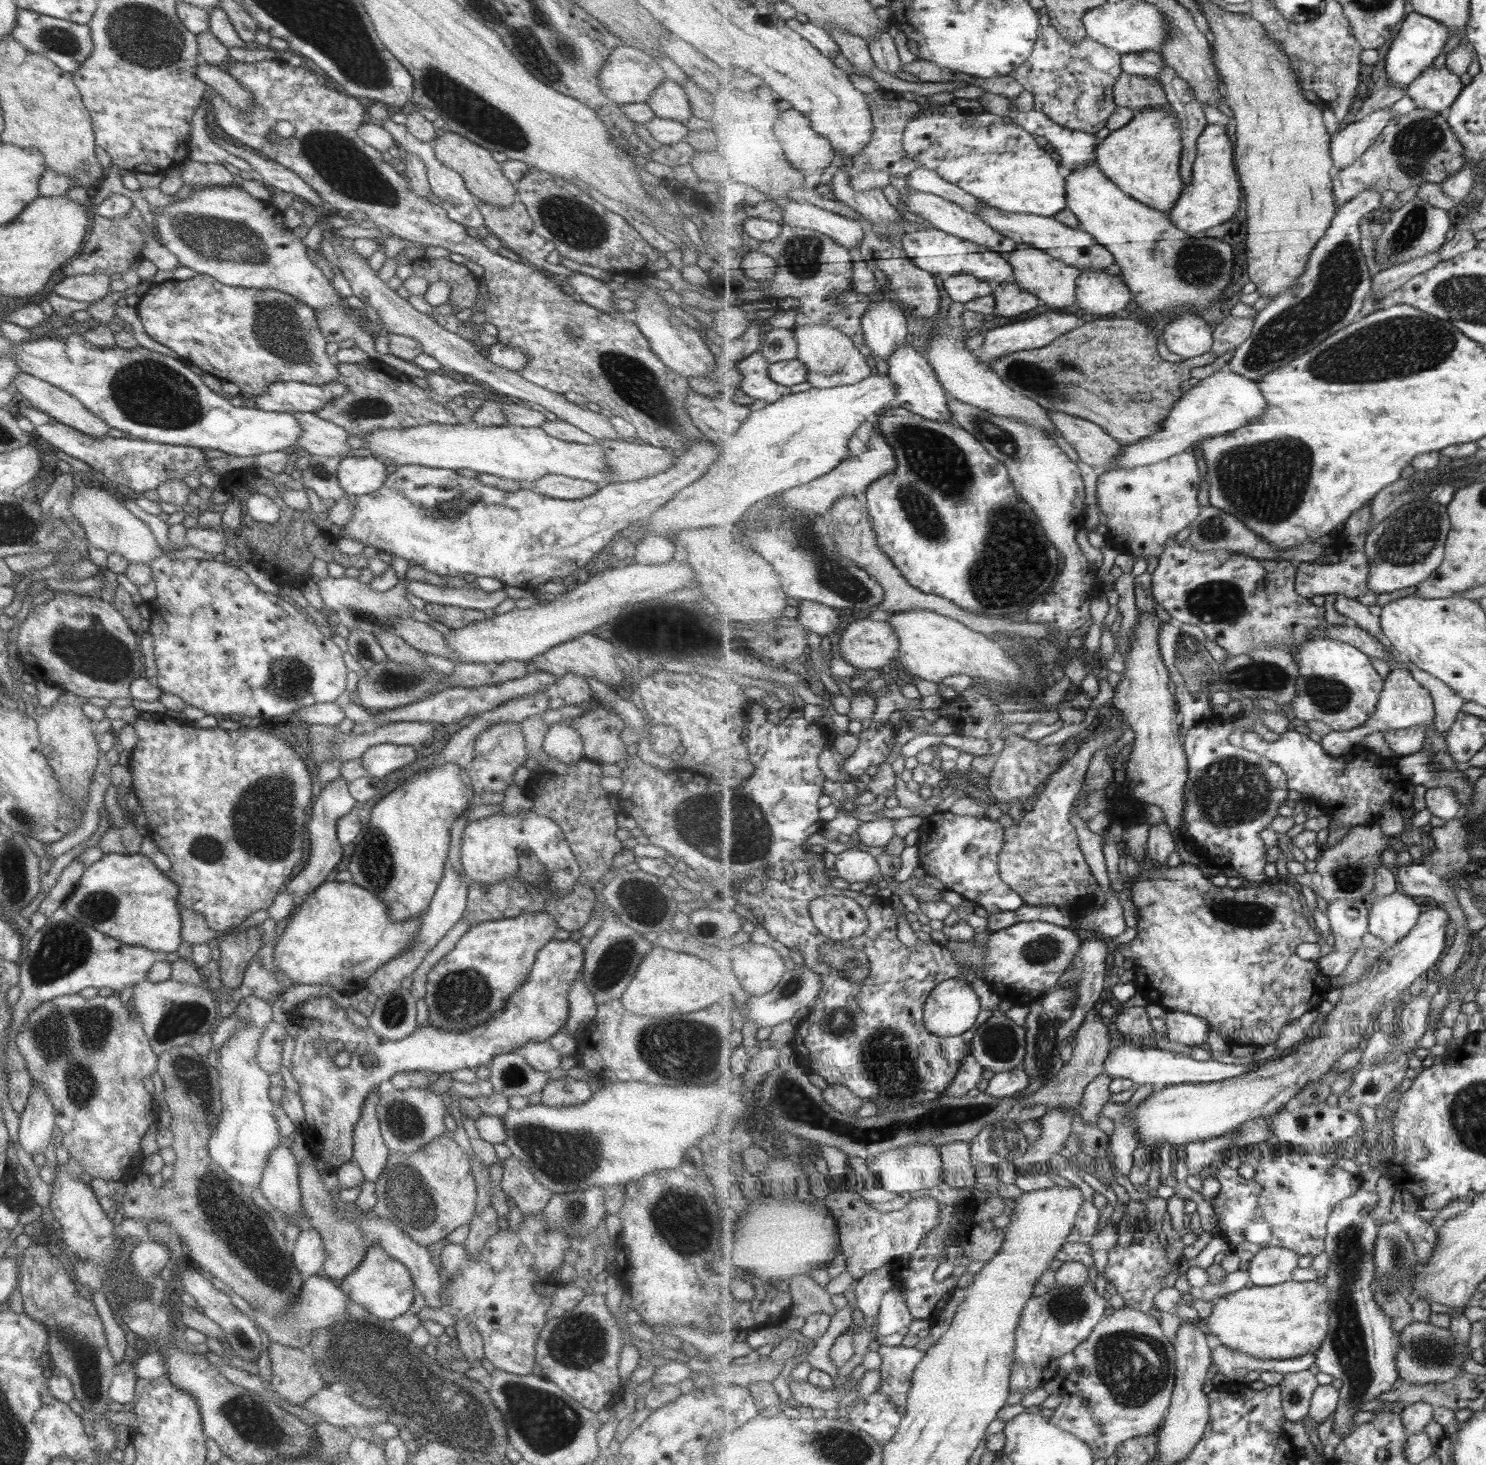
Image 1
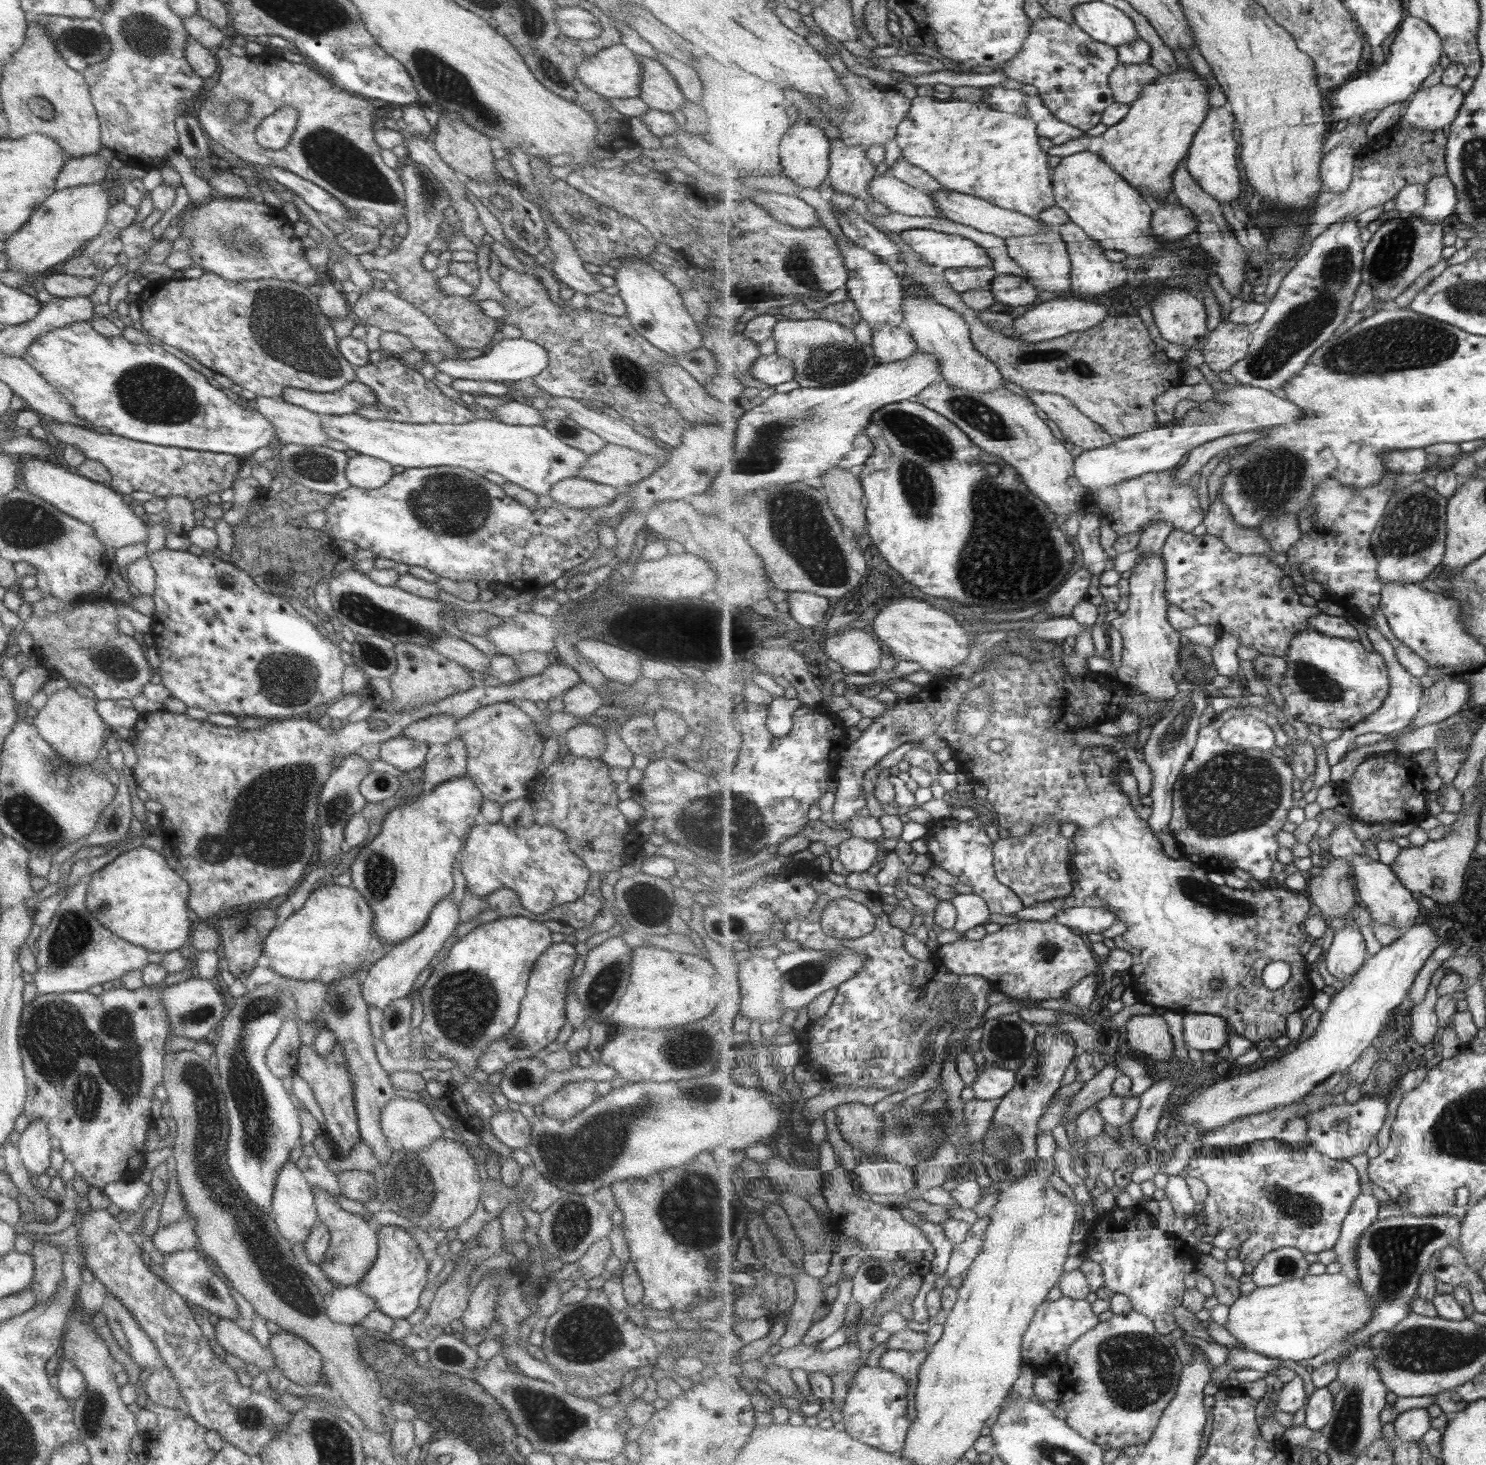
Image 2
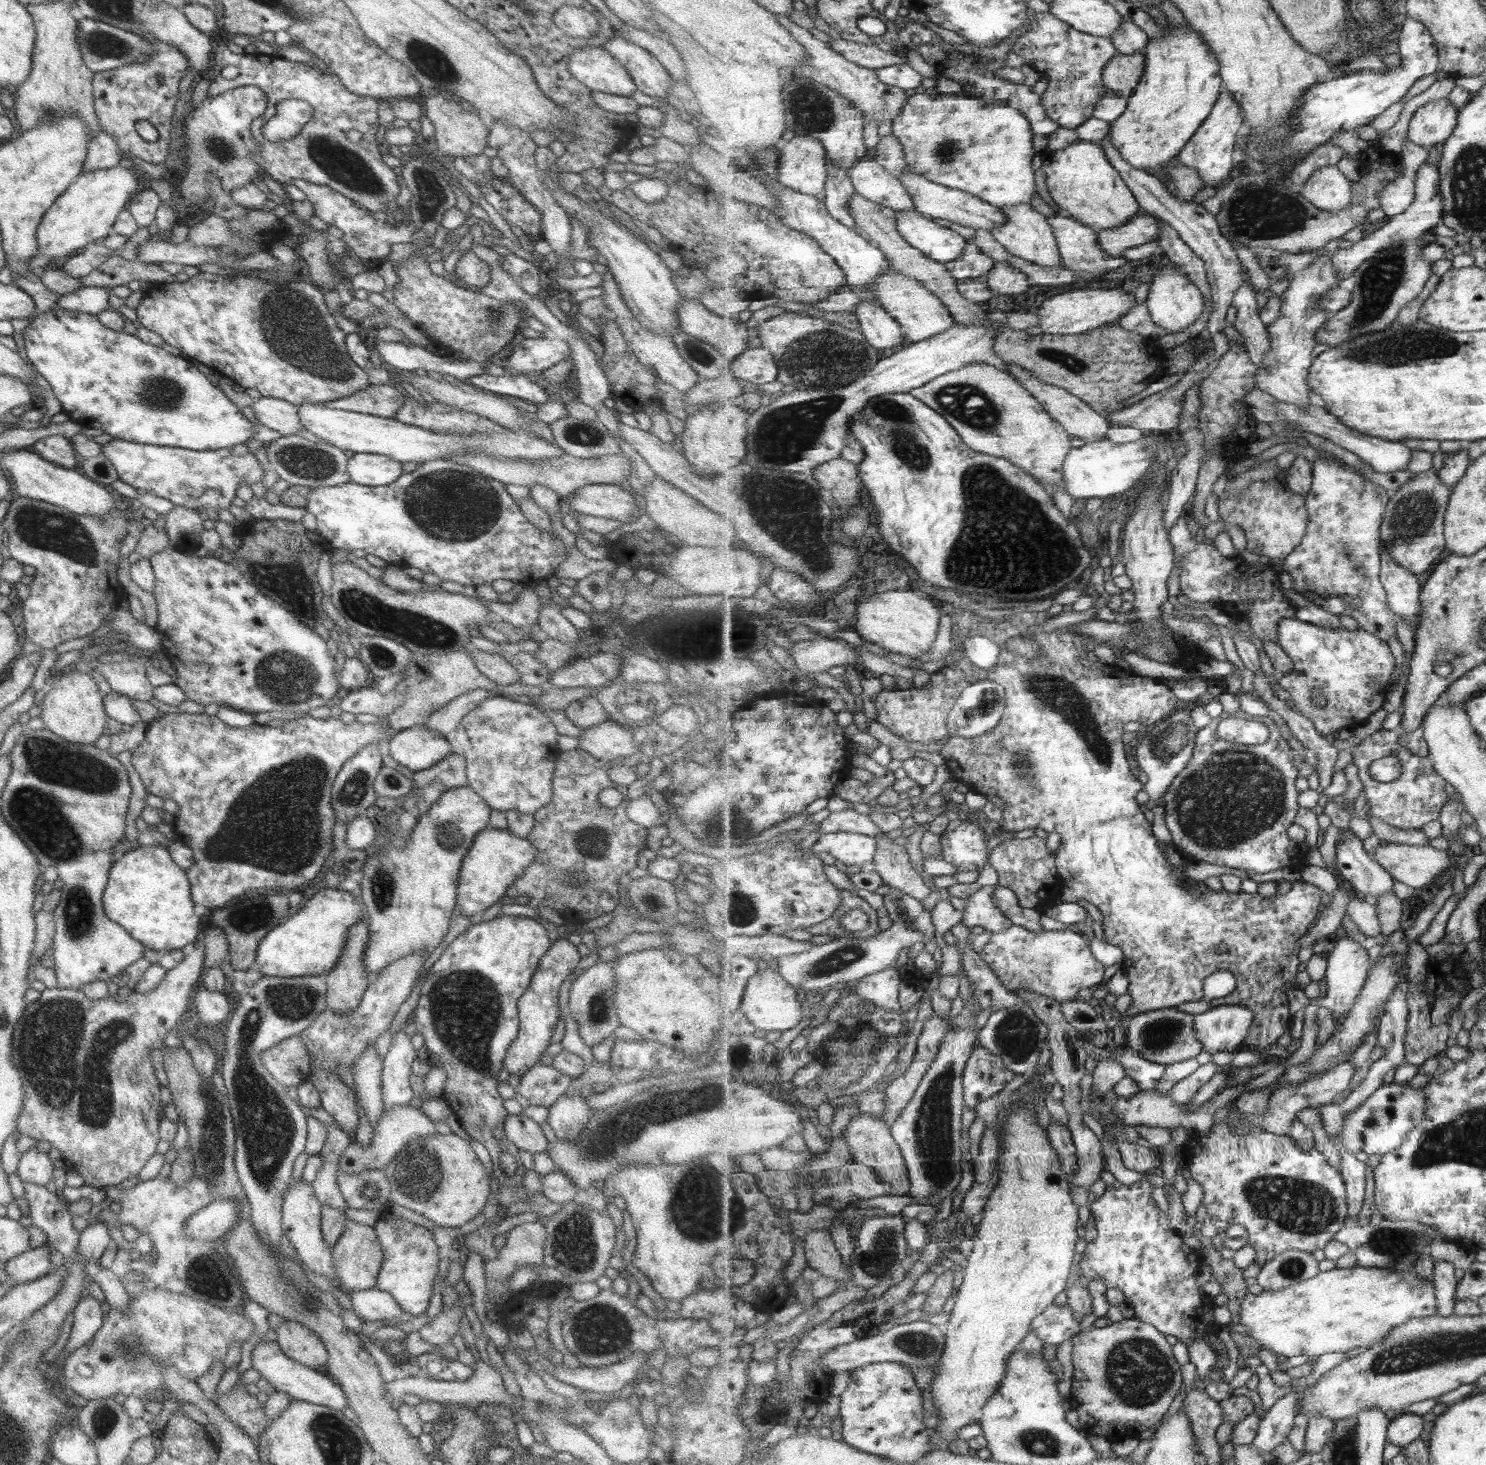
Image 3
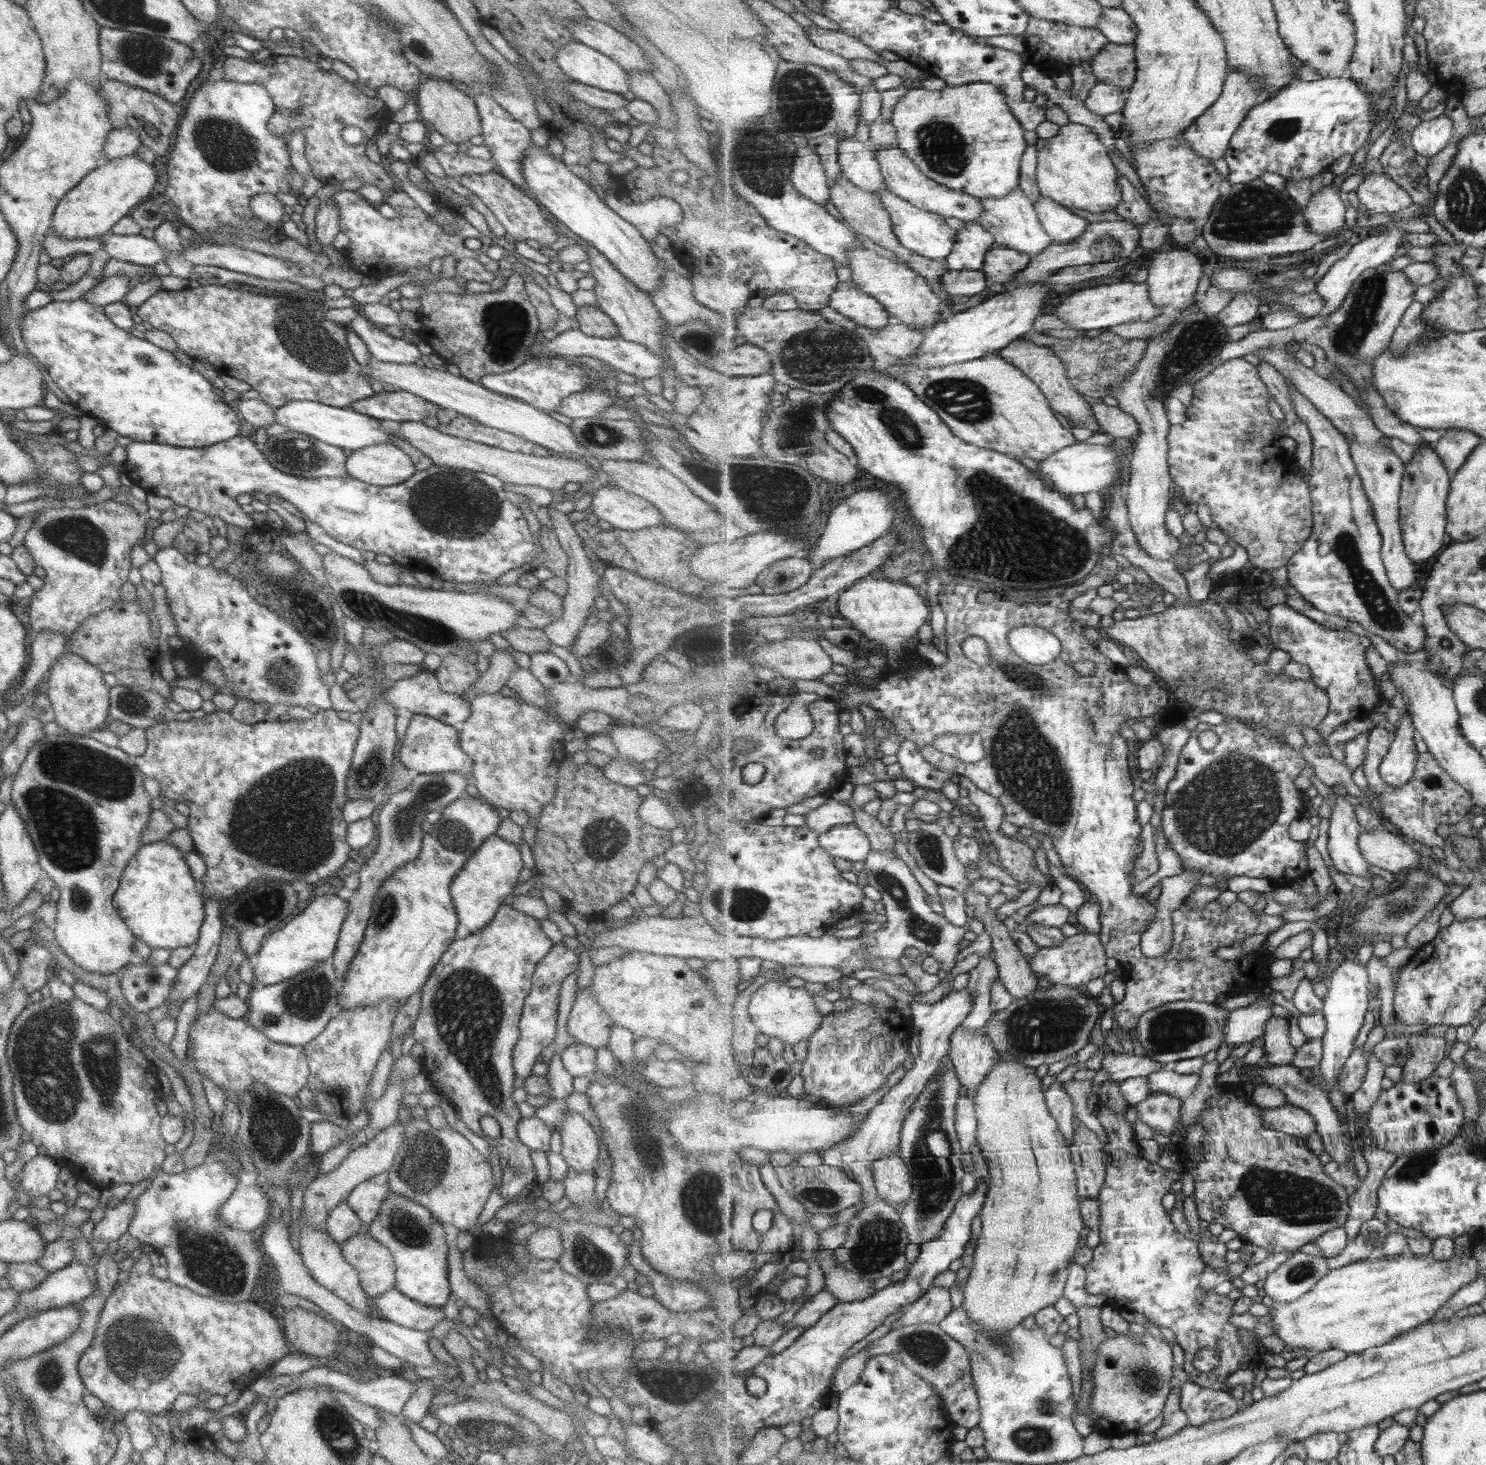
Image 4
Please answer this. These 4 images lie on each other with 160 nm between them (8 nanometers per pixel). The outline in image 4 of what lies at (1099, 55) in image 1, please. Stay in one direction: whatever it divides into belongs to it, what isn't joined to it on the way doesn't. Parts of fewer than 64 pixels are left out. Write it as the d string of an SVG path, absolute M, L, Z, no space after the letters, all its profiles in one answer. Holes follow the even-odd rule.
M1030 18L1030 23L1028 30L1023 36L1026 47L1029 46L1029 52L1031 52L1031 58L1035 62L1035 47L1038 49L1038 53L1042 56L1041 62L1038 63L1047 72L1059 71L1069 73L1073 77L1074 83L1072 89L1069 92L1072 94L1073 98L1086 100L1089 98L1091 89L1100 81L1097 76L1095 76L1094 69L1090 66L1091 62L1094 60L1094 56L1102 51L1108 45L1109 40L1098 30L1098 27L1082 27L1075 26L1060 22L1055 22L1053 20L1043 20L1042 18Z

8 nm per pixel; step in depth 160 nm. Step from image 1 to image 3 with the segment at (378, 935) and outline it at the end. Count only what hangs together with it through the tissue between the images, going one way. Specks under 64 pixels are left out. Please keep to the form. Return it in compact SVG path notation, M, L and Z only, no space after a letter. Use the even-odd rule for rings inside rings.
M331 888L319 890L303 906L298 907L295 914L288 915L281 924L272 928L260 940L256 948L254 963L262 976L289 978L327 974L343 948L346 932L350 930L353 923L361 919L362 914L358 901L351 893Z

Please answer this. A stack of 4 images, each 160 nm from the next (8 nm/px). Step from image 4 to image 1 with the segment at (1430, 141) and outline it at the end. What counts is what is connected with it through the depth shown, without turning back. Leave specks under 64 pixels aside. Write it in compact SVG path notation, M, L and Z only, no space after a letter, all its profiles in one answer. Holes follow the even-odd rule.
M1431 65L1407 88L1407 95L1415 102L1416 108L1443 112L1451 108L1462 94L1465 84L1449 68Z

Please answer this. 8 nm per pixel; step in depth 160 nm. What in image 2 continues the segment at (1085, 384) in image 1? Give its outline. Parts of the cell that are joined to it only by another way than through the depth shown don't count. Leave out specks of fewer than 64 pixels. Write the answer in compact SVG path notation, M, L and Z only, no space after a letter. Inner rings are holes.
M887 229L882 230L885 235L891 238L891 241L897 243L897 247L901 249L901 255L896 260L905 265L904 275L912 281L919 282L921 288L928 295L938 301L940 304L946 305L951 310L961 314L961 317L969 323L971 338L973 344L983 356L990 358L999 371L1003 374L1005 380L1021 386L1021 389L1027 391L1039 391L1066 396L1069 400L1079 407L1081 412L1090 416L1095 422L1098 422L1111 433L1115 438L1127 438L1142 432L1158 427L1157 416L1155 416L1155 398L1165 394L1169 388L1183 385L1181 379L1183 373L1190 368L1199 368L1203 362L1206 362L1206 356L1201 350L1193 347L1187 351L1187 363L1190 366L1183 366L1180 360L1175 361L1165 356L1165 352L1153 342L1153 338L1149 336L1149 330L1145 326L1145 322L1139 316L1109 316L1099 326L1090 328L1085 332L1070 333L1059 337L1058 339L1046 340L1043 342L1029 342L1017 338L1011 338L1001 334L998 327L987 324L979 318L979 312L969 308L963 302L962 294L957 292L949 282L947 282L943 271L935 268L931 264L926 264L922 260L922 256L915 250L911 250L911 246L907 244L900 234L889 232Z

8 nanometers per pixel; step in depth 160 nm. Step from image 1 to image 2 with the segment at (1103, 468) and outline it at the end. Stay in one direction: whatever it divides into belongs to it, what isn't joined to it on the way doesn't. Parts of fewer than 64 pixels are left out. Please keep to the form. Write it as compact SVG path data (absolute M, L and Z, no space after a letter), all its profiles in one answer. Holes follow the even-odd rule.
M1026 391L1026 396L1047 414L1050 423L1071 443L1085 451L1103 448L1115 441L1101 424L1079 410L1078 406L1060 394Z

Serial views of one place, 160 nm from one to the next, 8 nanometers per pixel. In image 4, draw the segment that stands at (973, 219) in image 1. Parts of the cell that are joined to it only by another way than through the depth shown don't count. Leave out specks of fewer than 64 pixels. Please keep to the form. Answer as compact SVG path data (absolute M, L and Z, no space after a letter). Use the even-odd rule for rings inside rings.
M847 137L840 140L838 151L842 172L853 184L877 194L888 190L878 161L878 151L871 148L869 142Z

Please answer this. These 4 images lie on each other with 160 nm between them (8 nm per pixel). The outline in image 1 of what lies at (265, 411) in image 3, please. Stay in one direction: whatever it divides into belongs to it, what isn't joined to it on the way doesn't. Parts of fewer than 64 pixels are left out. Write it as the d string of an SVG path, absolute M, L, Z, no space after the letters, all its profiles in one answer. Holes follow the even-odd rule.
M290 412L298 421L300 433L294 450L310 455L347 457L351 448L346 440L348 434L344 428L319 418L314 413Z

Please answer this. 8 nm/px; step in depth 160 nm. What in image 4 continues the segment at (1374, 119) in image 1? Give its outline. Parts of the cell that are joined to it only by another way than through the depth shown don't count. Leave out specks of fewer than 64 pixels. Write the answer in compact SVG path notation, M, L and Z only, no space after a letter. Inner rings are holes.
M1330 184L1318 190L1304 208L1306 223L1313 233L1335 233L1345 228L1347 207L1345 194Z

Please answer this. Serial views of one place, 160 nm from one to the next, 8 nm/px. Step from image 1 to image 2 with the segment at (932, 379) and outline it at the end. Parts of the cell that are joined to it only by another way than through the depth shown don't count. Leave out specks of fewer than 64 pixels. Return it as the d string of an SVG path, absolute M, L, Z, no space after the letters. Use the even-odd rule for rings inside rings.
M883 325L872 330L873 352L883 363L899 362L919 351L911 333L895 325Z

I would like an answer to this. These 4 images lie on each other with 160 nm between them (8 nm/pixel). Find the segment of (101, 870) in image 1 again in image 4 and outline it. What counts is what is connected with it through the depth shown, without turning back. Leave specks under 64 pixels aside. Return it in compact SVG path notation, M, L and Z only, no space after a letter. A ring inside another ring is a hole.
M166 839L142 844L121 874L119 886L112 896L112 905L136 940L141 940L151 949L171 950L194 944L203 922L204 900L198 882L191 876L183 854L177 848L170 845Z

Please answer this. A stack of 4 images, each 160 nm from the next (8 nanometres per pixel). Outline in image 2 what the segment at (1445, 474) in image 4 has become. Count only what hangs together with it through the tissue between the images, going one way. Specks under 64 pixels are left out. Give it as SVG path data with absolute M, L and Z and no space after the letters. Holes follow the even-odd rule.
M1414 482L1403 491L1396 492L1387 505L1385 517L1379 522L1371 537L1373 548L1379 559L1379 574L1385 583L1420 583L1441 566L1446 555L1447 507L1449 498L1439 494L1435 487Z

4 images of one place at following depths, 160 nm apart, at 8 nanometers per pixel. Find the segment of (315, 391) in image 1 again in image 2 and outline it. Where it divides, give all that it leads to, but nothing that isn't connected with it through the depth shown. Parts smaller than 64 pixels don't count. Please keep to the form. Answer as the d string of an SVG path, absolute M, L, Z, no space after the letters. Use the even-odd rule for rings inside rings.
M352 381L331 393L313 393L302 389L285 388L280 396L285 402L318 415L351 414L362 406L375 404L376 398L363 384Z

